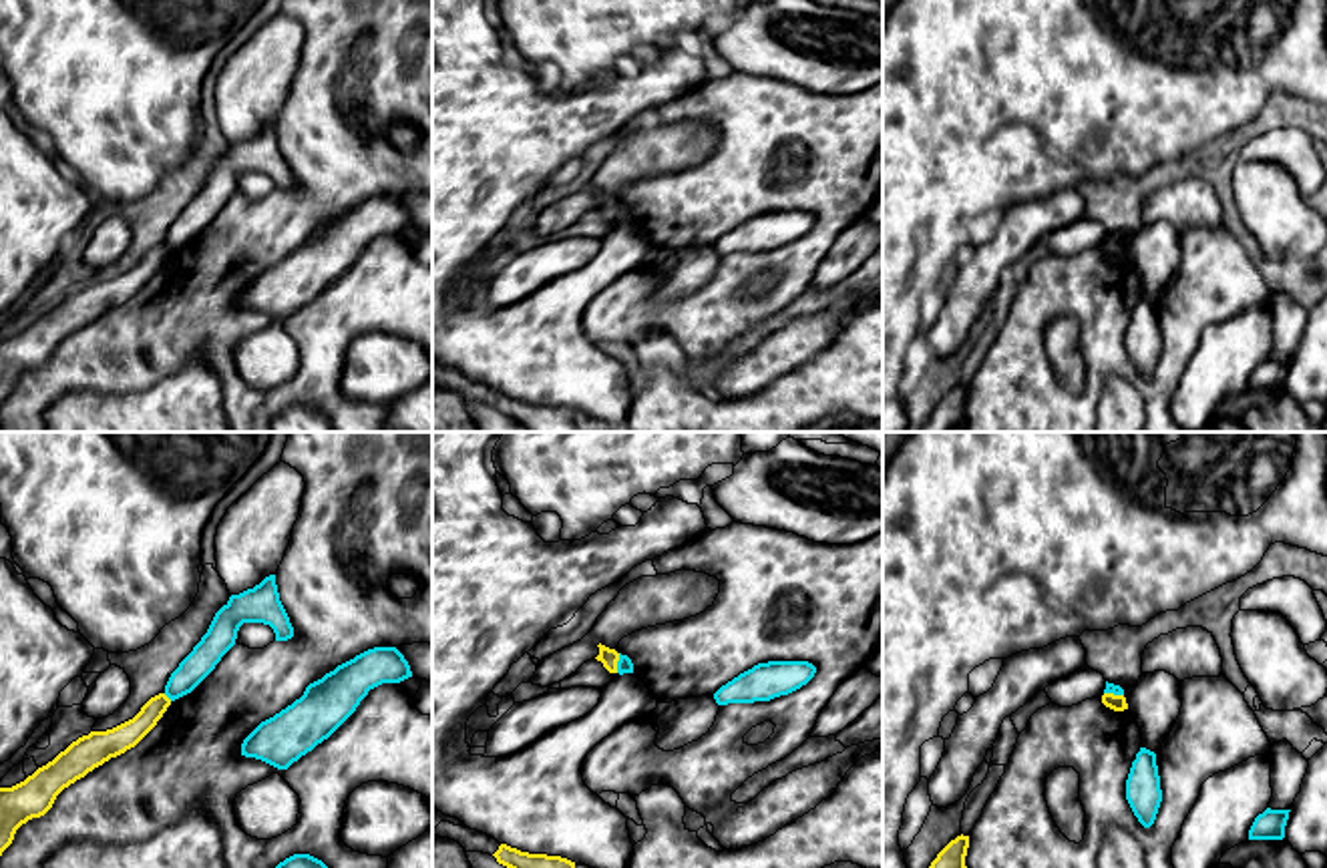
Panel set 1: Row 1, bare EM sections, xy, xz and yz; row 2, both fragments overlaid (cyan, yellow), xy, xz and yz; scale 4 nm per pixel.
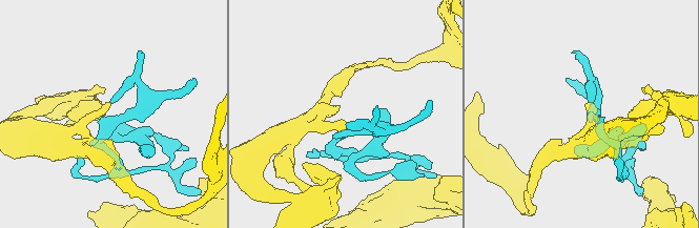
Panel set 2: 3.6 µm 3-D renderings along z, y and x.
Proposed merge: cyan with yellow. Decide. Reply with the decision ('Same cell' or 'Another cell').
Another cell

